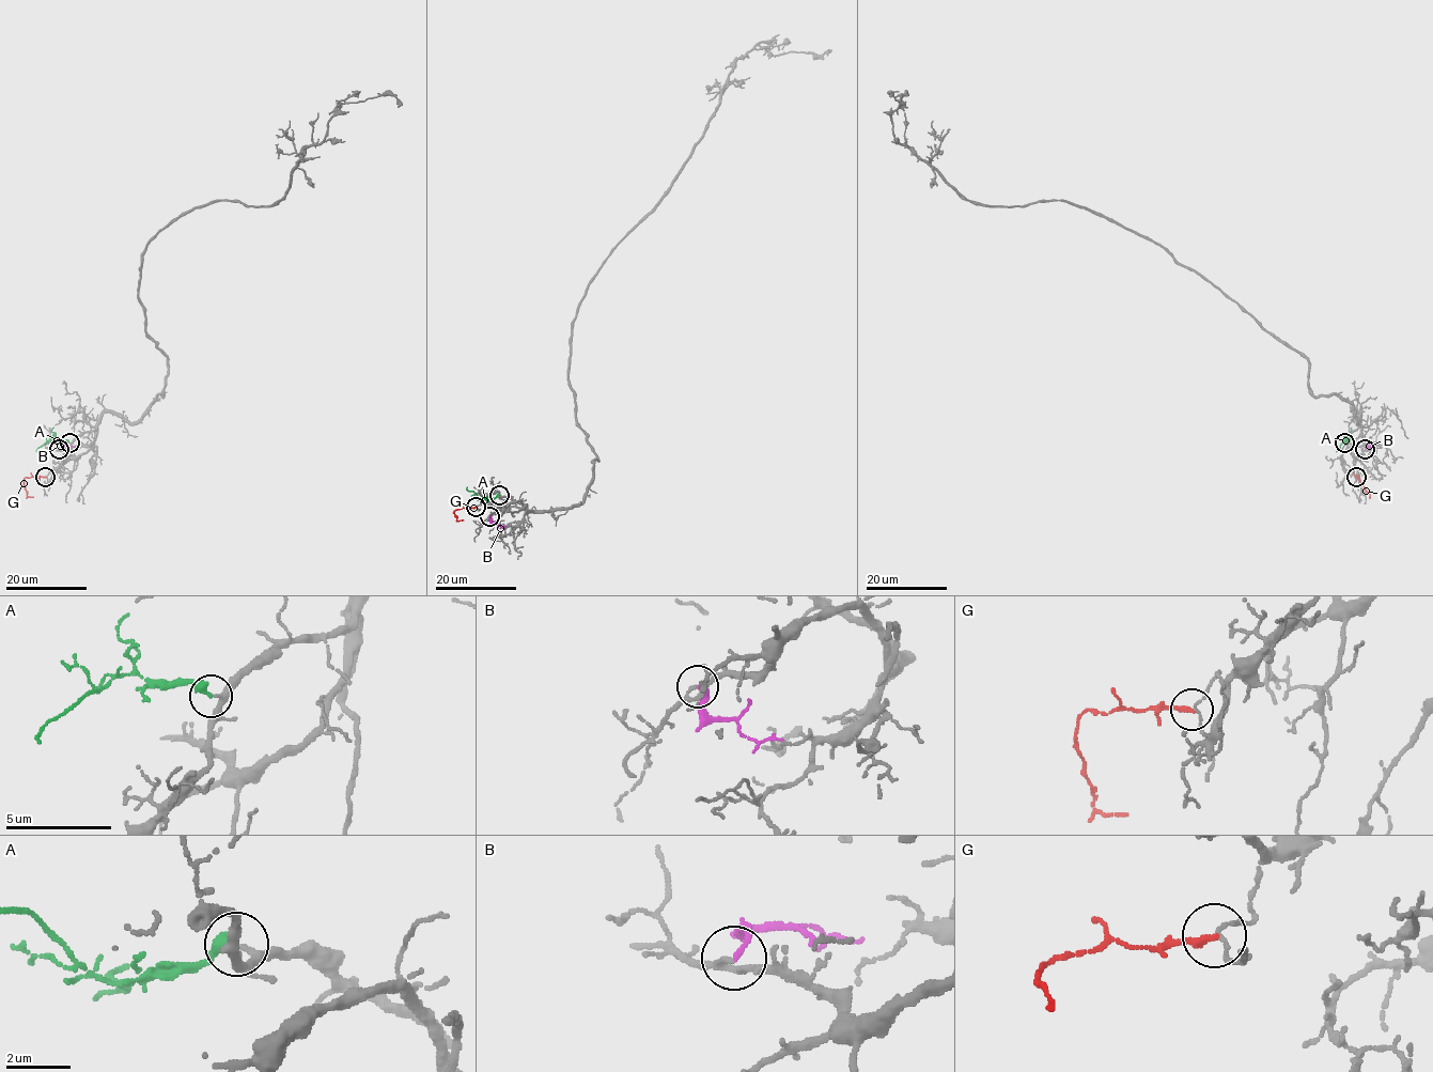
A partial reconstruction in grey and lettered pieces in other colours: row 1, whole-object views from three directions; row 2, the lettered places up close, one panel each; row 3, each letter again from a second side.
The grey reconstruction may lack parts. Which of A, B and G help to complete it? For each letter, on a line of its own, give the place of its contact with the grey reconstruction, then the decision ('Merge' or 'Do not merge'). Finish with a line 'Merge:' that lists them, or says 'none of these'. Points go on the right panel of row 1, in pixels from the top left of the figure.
A: Touches grey at (1344, 443). Merge
B: Touches grey at (1365, 449). Do not merge
G: Touches grey at (1356, 477). Do not merge
Merge: A

